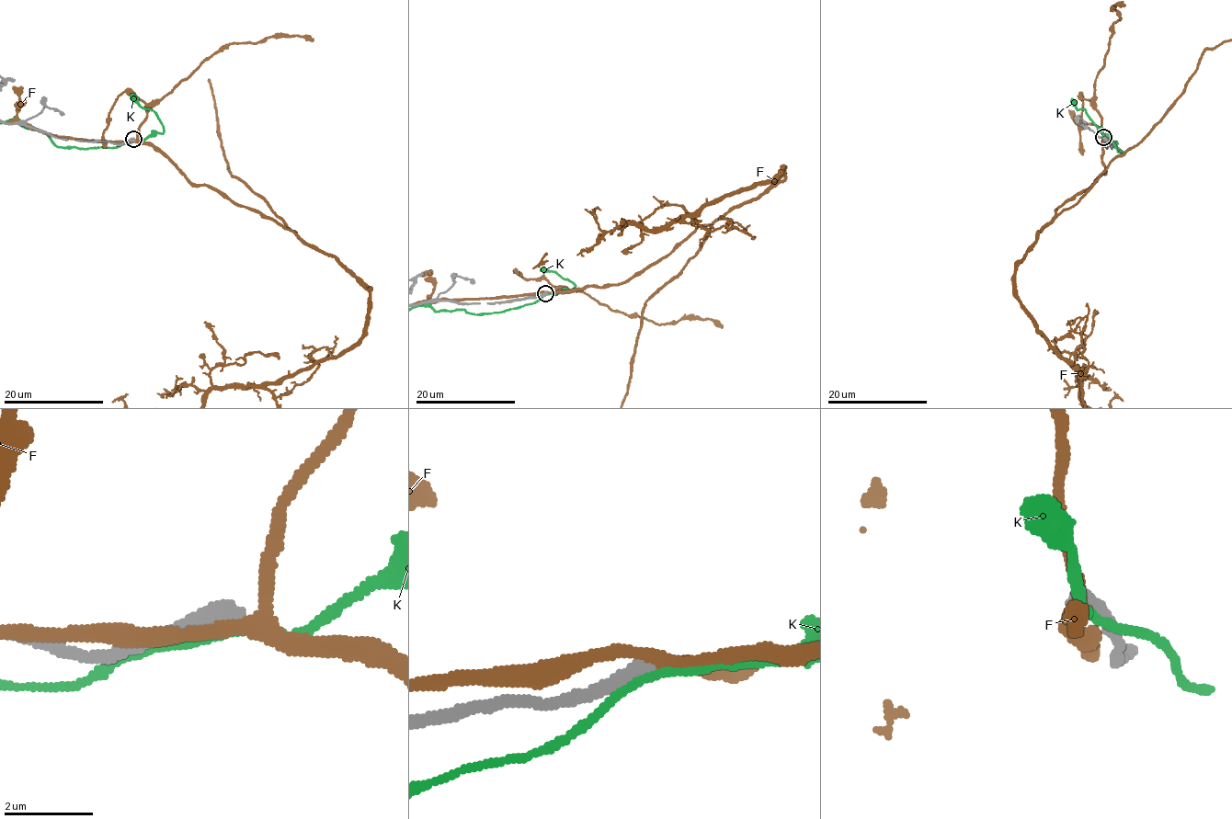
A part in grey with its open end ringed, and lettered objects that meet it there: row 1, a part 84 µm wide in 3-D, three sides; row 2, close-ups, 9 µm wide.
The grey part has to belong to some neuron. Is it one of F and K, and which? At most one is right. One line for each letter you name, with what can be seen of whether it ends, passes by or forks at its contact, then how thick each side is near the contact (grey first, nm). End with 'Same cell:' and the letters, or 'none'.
Same cell: none

